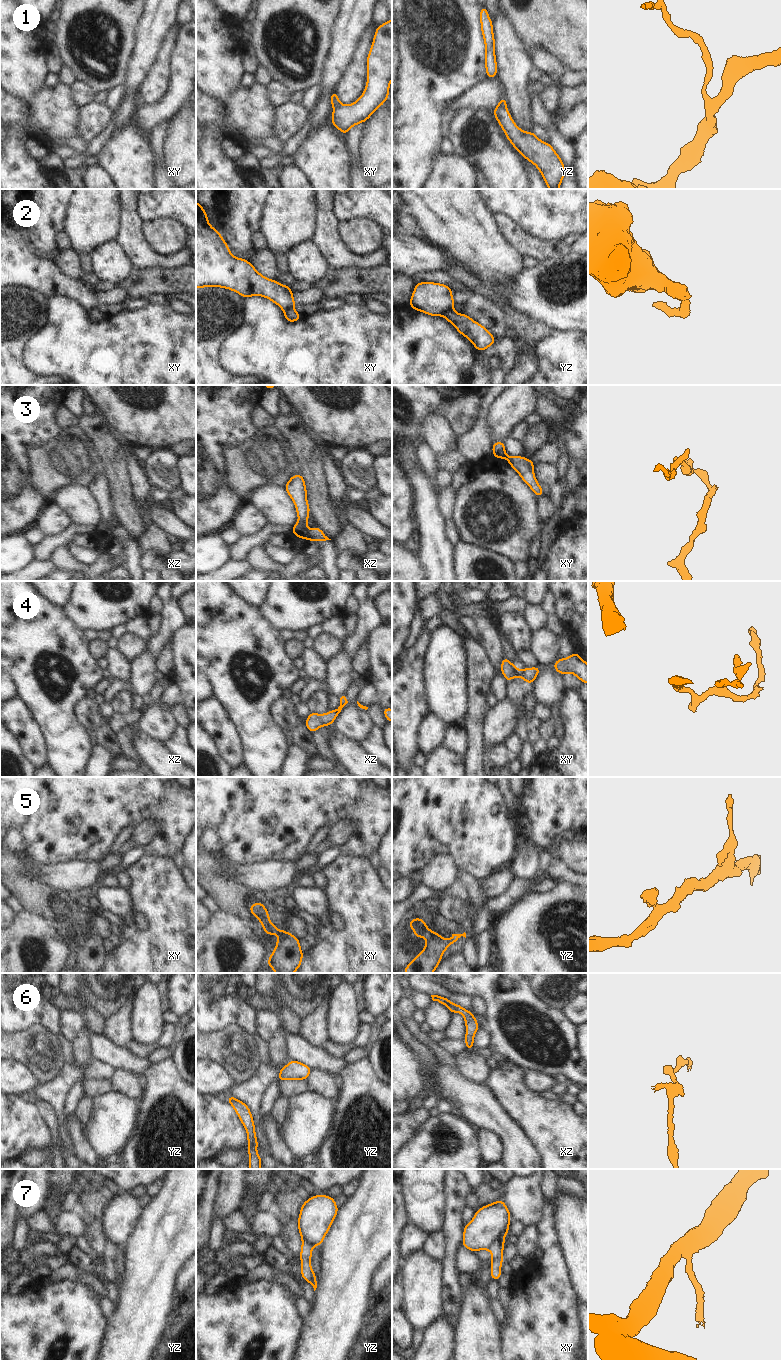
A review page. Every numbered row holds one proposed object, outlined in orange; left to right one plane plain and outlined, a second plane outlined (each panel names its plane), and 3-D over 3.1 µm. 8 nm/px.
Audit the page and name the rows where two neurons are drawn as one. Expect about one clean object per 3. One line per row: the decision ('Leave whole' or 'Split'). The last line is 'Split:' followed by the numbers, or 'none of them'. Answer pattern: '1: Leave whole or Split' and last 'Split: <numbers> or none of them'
1: Split
2: Split
3: Split
4: Leave whole
5: Split
6: Split
7: Split
Split: 1, 2, 3, 5, 6, 7

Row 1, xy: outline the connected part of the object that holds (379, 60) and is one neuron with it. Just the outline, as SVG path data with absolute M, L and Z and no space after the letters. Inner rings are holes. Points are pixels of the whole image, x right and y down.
M392 19L378 25L367 56L367 84L358 100L350 105L338 105L331 123L343 136L355 125L367 121L389 97L392 80Z

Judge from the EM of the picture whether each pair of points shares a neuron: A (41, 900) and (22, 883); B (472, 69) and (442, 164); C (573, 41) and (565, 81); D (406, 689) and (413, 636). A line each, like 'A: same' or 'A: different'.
A: same
B: different
C: different
D: different

